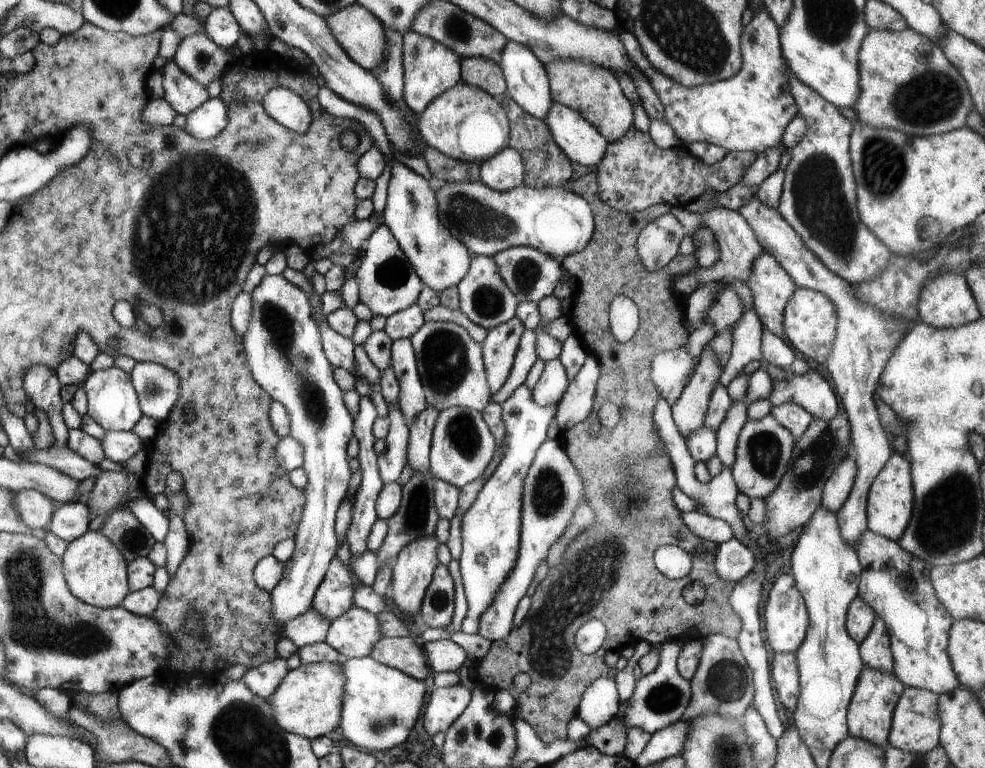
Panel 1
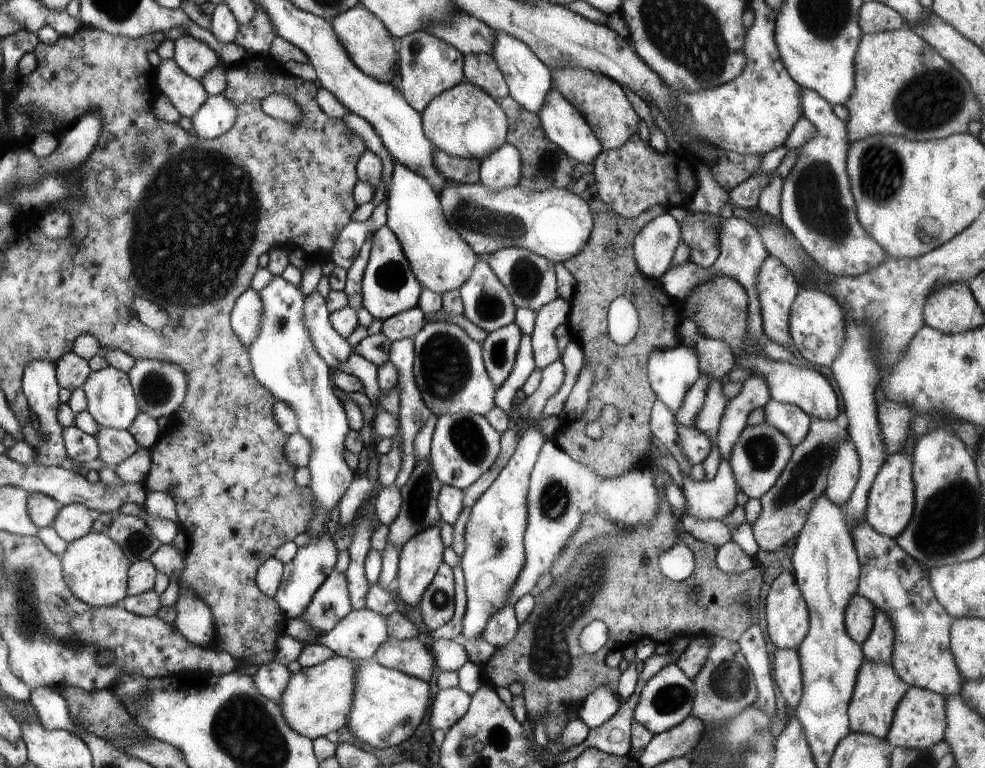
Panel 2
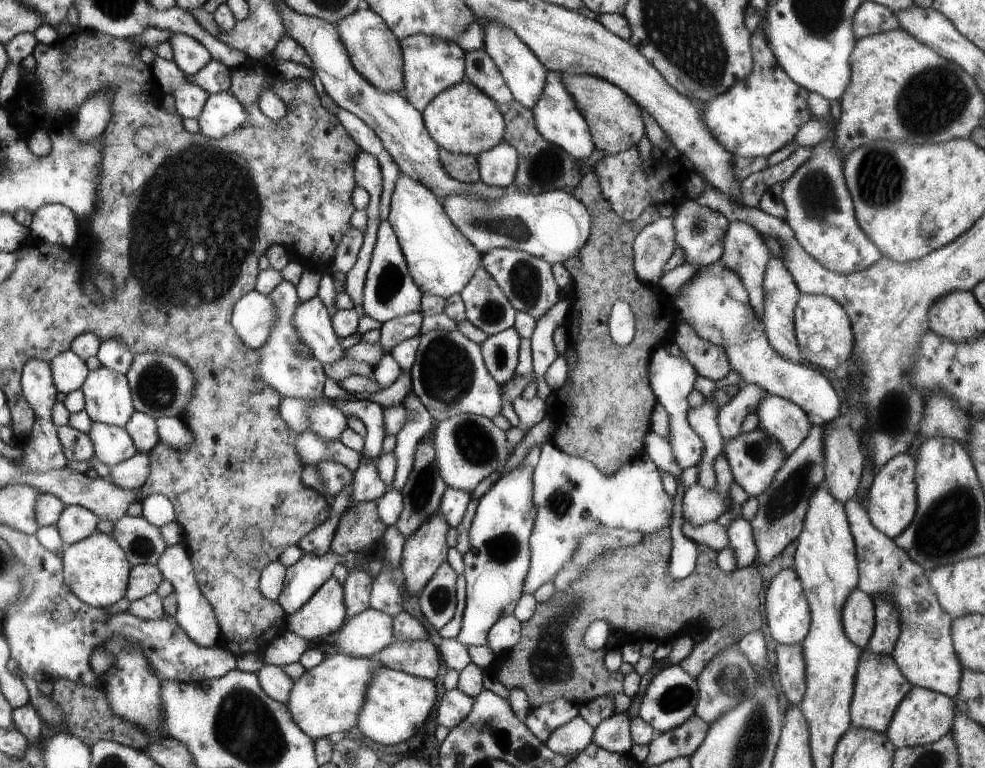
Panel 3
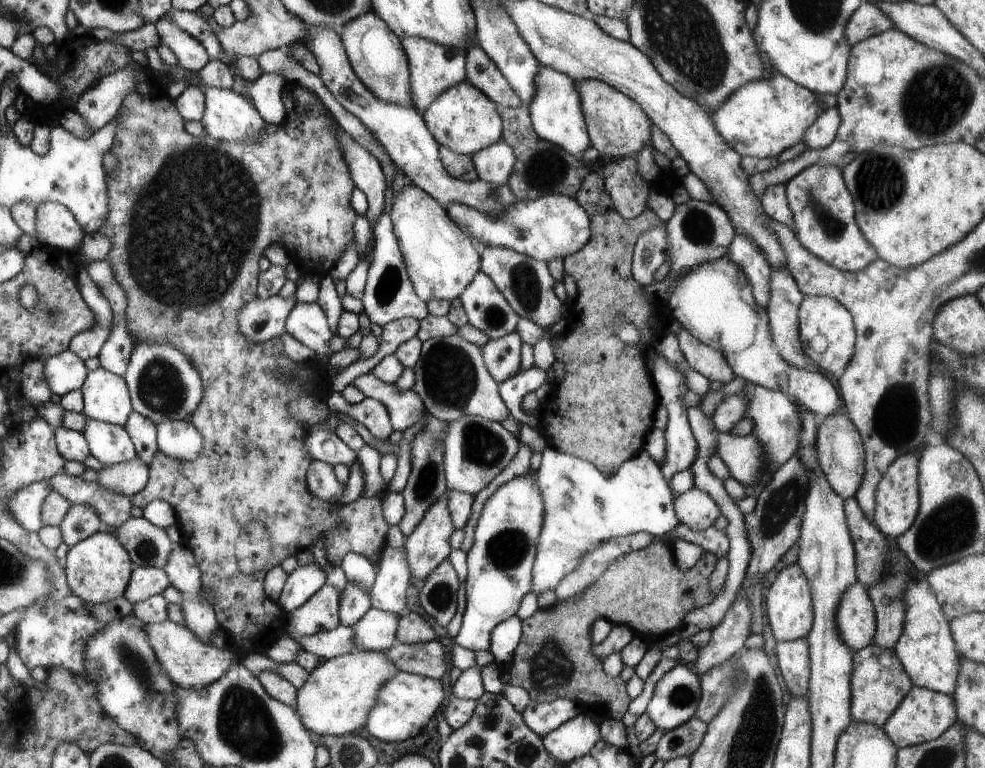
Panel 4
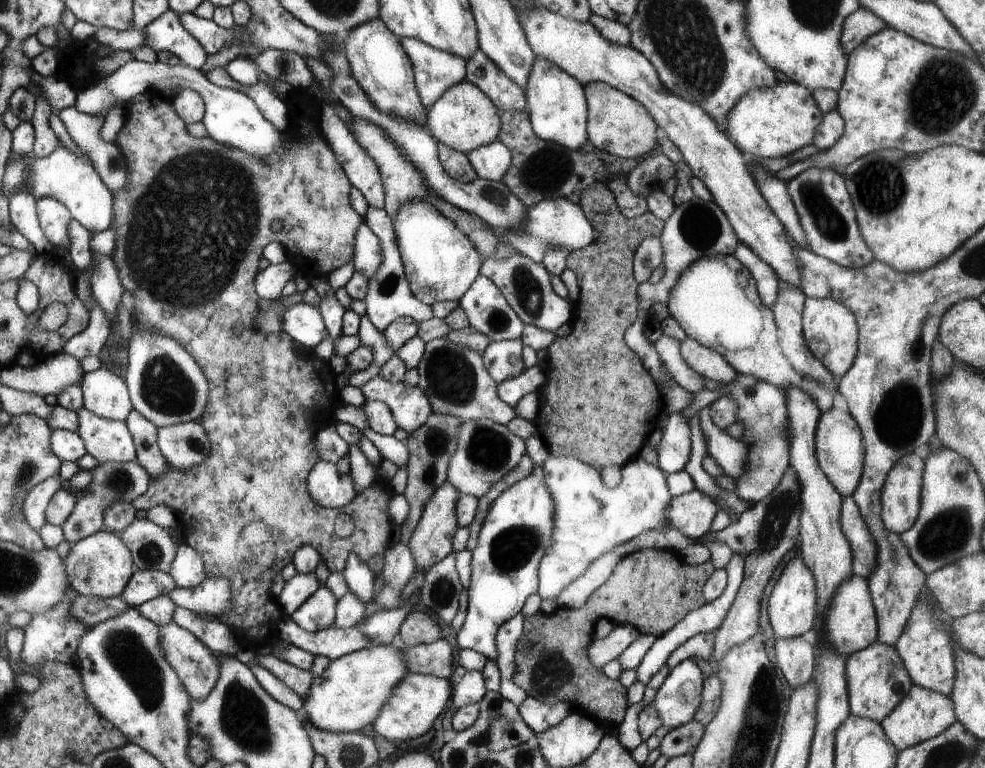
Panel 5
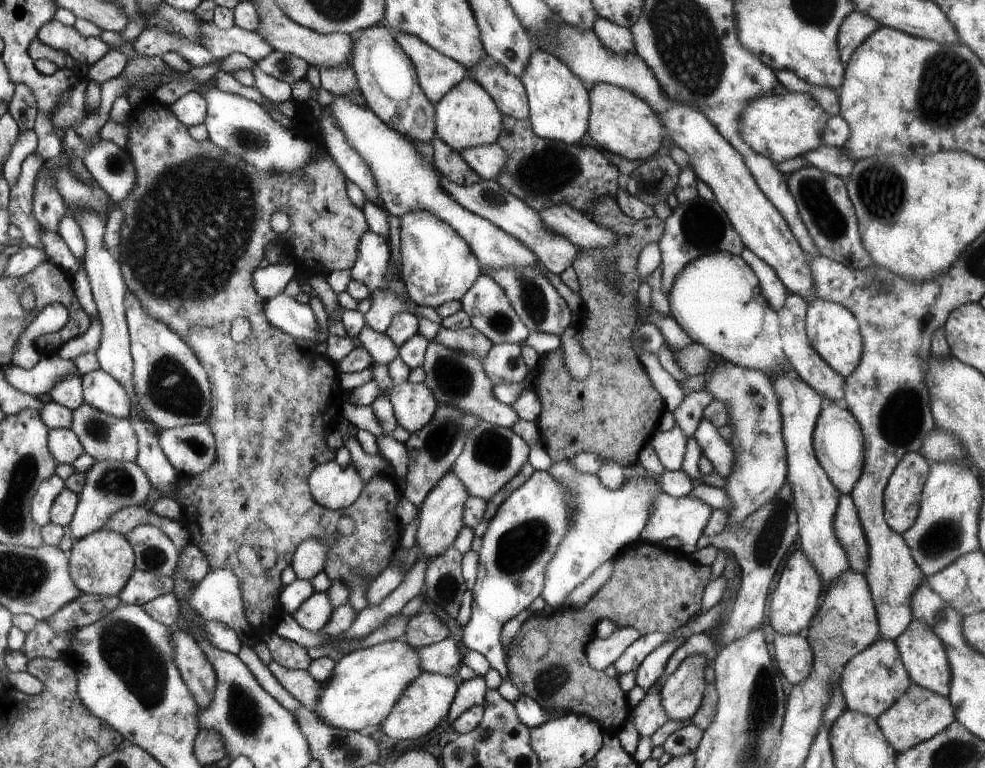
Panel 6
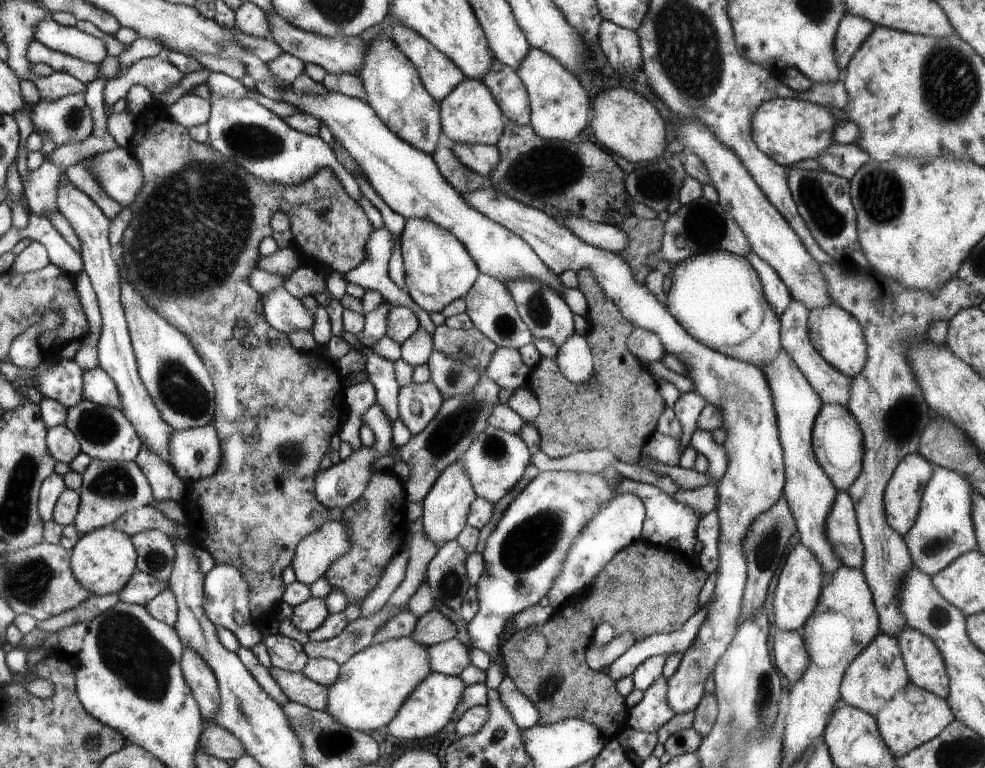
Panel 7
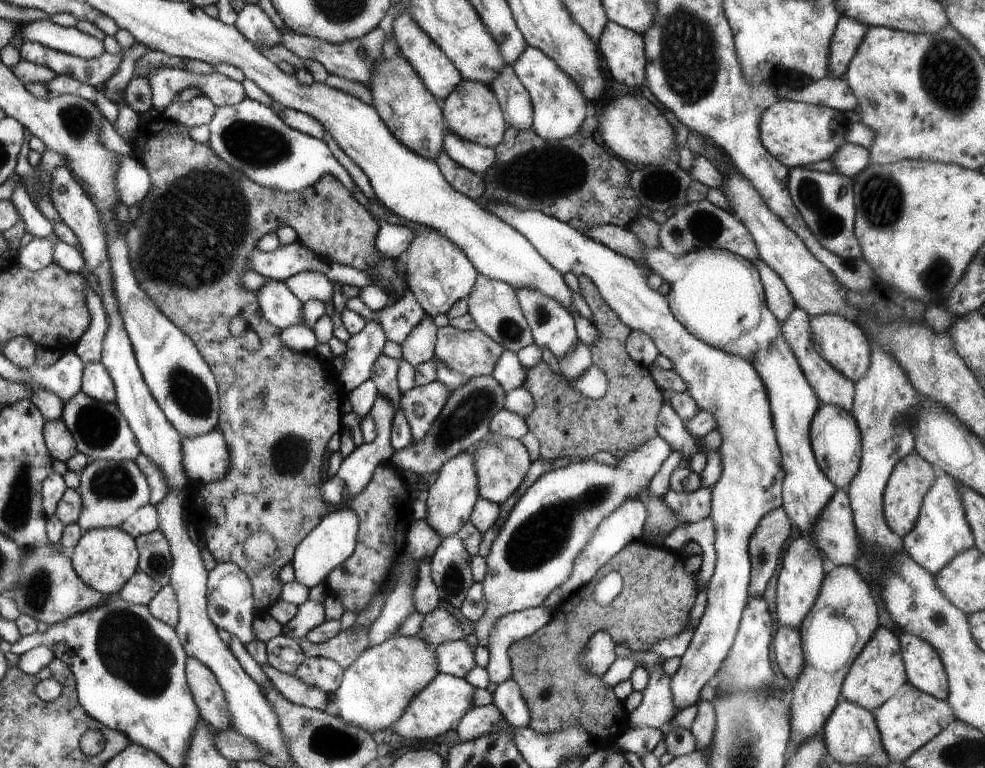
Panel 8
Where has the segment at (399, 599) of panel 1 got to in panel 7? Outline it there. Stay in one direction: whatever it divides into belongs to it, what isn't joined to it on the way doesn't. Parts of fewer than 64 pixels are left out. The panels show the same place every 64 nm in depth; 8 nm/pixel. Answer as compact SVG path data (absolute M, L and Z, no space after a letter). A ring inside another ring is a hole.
M457 460L449 466L443 468L443 472L437 476L435 484L427 492L427 496L421 500L423 504L423 516L421 516L421 526L427 534L427 538L435 544L445 544L449 540L455 540L457 534L467 526L467 514L471 502L477 498L473 484L463 468L463 460Z

